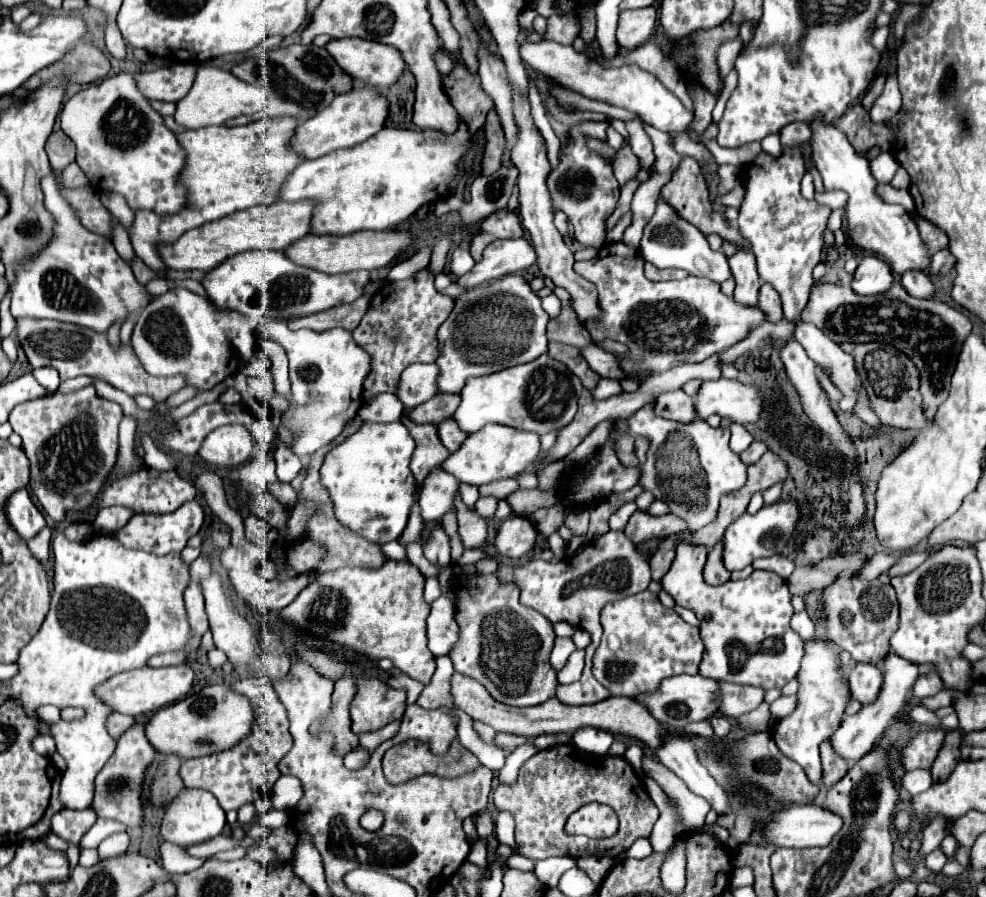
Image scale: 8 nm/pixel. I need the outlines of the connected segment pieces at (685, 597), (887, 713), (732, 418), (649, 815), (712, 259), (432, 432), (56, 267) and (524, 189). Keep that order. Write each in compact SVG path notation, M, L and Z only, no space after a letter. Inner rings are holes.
M679 544L675 560L663 576L665 592L669 592L679 606L693 610L701 622L705 652L699 674L711 680L749 684L763 690L783 688L797 676L803 656L803 640L789 626L793 606L787 582L775 572L753 570L745 580L709 586L703 580L703 564L705 548Z
M889 654L885 658L885 676L883 676L883 688L881 694L877 696L877 700L873 704L867 704L861 708L859 714L849 716L843 720L843 724L839 726L839 730L829 738L829 744L833 748L833 752L845 760L859 760L865 752L871 750L871 746L875 744L875 740L881 736L881 732L885 730L885 726L891 724L891 720L895 716L899 716L901 712L907 710L907 714L911 716L911 720L915 724L923 724L923 726L941 726L941 720L935 716L935 712L923 708L923 706L909 706L907 702L907 692L911 690L915 678L919 676L917 672L917 664L899 658L897 654Z
M711 380L703 382L695 396L695 414L707 420L711 414L719 414L729 422L747 424L757 422L763 410L763 396L757 388L745 386L739 380Z
M557 744L531 756L519 770L513 786L497 784L493 792L497 810L509 810L515 816L515 844L517 854L529 860L543 860L551 856L611 856L617 858L637 838L647 838L659 818L659 810L649 794L639 784L639 776L621 756L589 756L569 744ZM599 802L611 806L619 816L619 830L605 840L591 840L583 836L567 836L565 822L569 814L585 804Z
M659 198L657 212L645 226L645 234L639 244L639 254L645 262L651 262L657 268L683 268L693 276L703 276L713 282L725 282L727 278L731 278L727 256L723 252L713 252L705 236L693 224L681 220L675 210L663 202L663 198Z
M401 418L401 422L409 428L413 440L417 442L417 448L411 458L411 472L415 476L415 488L421 490L423 480L427 474L437 468L449 452L445 452L441 440L437 440L437 428L433 424L413 424L409 418Z
M53 174L41 182L45 206L55 214L55 234L25 266L19 268L13 284L11 314L15 318L49 318L71 322L97 332L107 332L111 324L123 324L131 312L143 310L153 296L139 284L129 264L117 256L111 240L83 228L73 208L61 198Z
M513 90L513 100L515 100L515 118L521 126L519 132L519 140L511 152L513 164L519 168L519 216L523 226L529 230L531 234L531 244L537 252L537 266L541 270L543 276L551 278L551 282L555 286L565 288L571 294L573 300L573 308L577 318L587 324L589 320L599 320L601 318L601 308L597 304L597 288L593 288L593 284L581 276L575 274L573 270L573 252L569 250L569 246L563 242L563 236L557 232L555 224L553 224L553 202L547 190L547 174L549 174L549 160L547 160L547 152L545 152L545 140L543 136L535 130L533 120L531 120L531 108L529 108L529 100L521 100L517 96L517 92Z

